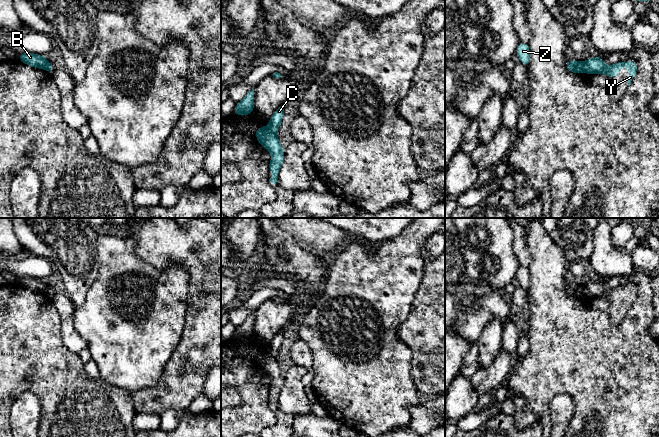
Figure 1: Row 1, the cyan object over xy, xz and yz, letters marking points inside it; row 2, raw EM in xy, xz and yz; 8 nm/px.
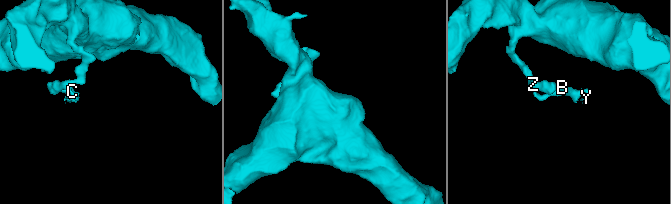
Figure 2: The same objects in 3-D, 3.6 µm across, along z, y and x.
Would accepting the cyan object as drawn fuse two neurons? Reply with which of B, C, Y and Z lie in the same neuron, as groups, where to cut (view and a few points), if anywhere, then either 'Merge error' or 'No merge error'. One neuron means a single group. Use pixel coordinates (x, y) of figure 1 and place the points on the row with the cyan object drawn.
Groups: B Y / C Z. Split along yz (579, 63), (583, 70). Merge error

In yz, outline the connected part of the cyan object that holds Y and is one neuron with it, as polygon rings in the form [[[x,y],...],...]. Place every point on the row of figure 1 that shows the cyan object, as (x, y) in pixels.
[[[597,56],[590,58],[585,62],[580,63],[583,67],[583,71],[588,74],[607,74],[611,79],[614,78],[618,71],[624,66],[627,65],[629,69],[629,76],[627,80],[627,86],[630,85],[632,79],[637,73],[637,65],[634,61],[629,60],[626,62],[618,61],[615,65],[606,66],[602,60],[602,57]]]

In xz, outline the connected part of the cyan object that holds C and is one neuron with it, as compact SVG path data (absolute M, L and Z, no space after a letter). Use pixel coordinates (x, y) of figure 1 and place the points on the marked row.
M285 105L280 106L272 115L269 120L270 129L276 133L278 128L281 126L281 121L284 116Z

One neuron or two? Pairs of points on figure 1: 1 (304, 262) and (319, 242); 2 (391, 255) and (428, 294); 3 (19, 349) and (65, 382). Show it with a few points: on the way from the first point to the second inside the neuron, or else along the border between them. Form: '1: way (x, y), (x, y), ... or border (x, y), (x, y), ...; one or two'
1: border (293, 238), (302, 249), (318, 256), (330, 258); two
2: border (424, 262), (424, 274), (411, 307); two
3: way (30, 356), (54, 373); one

